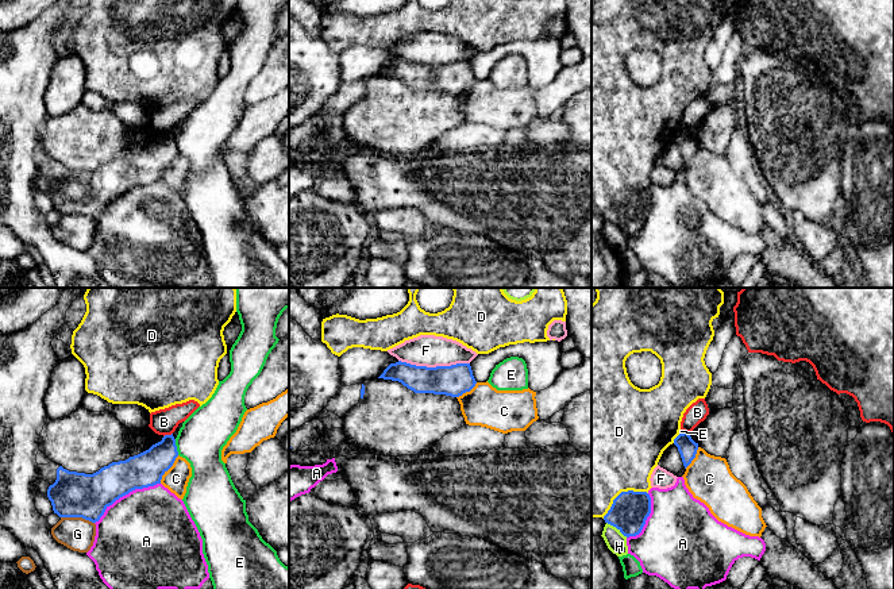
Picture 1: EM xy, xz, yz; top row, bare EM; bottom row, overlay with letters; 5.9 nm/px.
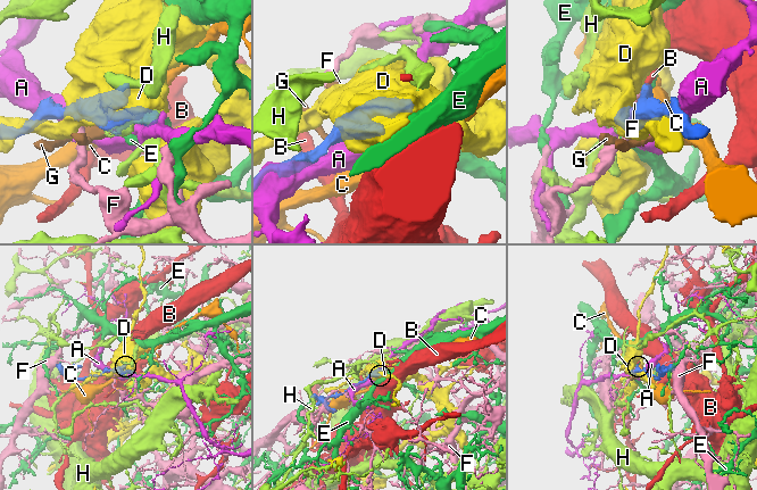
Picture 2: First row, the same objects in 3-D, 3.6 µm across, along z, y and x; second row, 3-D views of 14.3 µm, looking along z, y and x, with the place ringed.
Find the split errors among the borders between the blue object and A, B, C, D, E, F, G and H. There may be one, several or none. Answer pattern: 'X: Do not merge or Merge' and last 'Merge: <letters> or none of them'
A: Do not merge
B: Do not merge
C: Do not merge
D: Do not merge
E: Do not merge
F: Do not merge
G: Do not merge
H: Do not merge
Merge: none of them

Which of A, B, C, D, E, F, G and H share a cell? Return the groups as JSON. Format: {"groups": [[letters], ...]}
{"groups": [["A"], ["B"], ["C"], ["D"], ["E"], ["F"], ["G", "H"]]}

